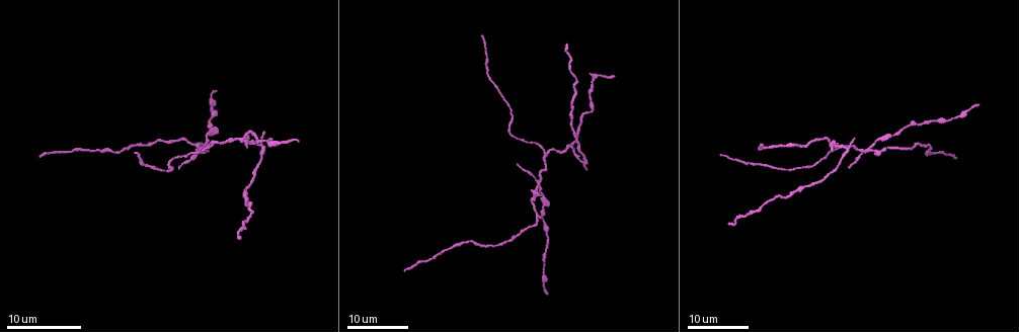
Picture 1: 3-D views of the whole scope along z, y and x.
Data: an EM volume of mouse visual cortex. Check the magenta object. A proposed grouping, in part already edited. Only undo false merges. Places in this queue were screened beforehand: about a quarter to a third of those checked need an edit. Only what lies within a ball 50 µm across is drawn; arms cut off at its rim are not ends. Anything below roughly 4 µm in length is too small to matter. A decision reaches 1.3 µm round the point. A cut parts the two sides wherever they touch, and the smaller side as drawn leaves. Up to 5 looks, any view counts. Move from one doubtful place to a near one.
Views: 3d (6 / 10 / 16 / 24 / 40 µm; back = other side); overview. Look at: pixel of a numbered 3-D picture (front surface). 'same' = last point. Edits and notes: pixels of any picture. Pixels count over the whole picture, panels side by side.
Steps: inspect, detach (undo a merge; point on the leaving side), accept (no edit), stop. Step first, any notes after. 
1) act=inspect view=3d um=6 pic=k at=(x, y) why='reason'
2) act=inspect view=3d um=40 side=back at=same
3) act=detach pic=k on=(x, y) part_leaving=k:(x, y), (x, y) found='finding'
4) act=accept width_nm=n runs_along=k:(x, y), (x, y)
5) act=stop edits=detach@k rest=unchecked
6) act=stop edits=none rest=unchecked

act=inspect view=3d um=16 pic=1 at=(536, 187) why='three arms meet'

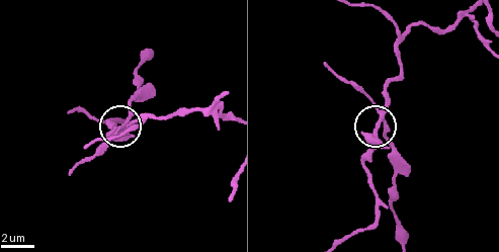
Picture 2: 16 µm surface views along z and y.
act=inspect view=3d um=6 pic=2 at=(377, 121) why='zoom in'

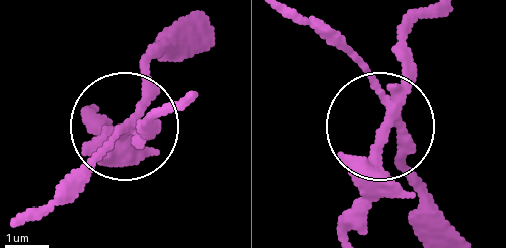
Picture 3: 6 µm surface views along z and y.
act=detach pic=3 on=(99, 153) side_arm_um=22 part_leaving=3:(390, 109), (423, 236) found='a second cell is stuck on'

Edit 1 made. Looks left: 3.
act=inspect view=3d um=24 pic=1 at=(214, 145) why='three arms meet'

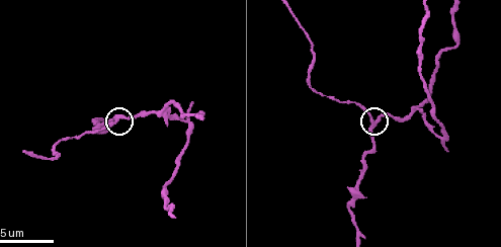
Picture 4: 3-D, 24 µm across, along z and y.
act=inspect view=3d um=6 pic=4 at=(118, 119)

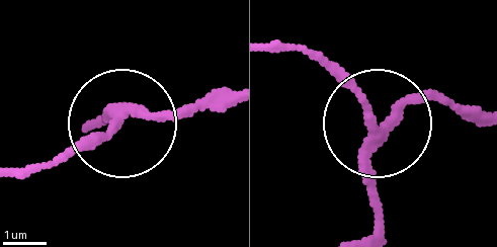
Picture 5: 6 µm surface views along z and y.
act=accept side_arm_um=28 runs_along=5:(367, 203), (367, 109), (306, 48) found='all the same cell'

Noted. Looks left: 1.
act=stop edits=detach@3 rest=unchecked

